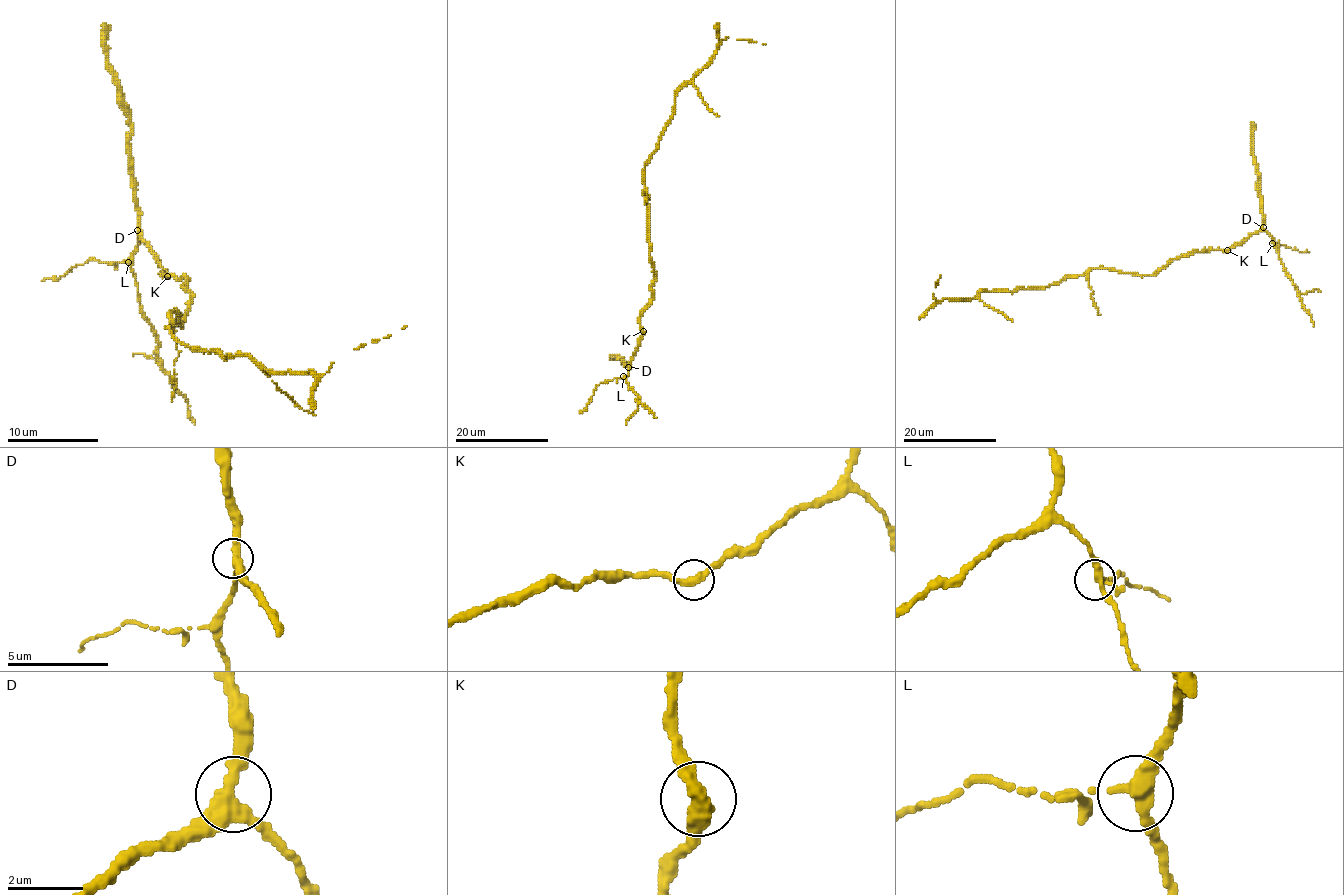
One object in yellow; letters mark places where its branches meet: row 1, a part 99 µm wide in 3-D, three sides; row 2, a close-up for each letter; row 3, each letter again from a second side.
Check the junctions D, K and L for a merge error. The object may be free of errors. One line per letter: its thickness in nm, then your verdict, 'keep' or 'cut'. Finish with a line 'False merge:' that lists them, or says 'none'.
D: 400 nm thick; keep
K: 380 nm thick; keep
L: 360 nm thick; keep
False merge: none

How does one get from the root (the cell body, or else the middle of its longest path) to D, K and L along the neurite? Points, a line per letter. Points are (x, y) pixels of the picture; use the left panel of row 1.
D: (178, 322), (183, 322), (190, 299), (183, 287), (185, 278), (163, 276), (165, 271), (158, 258), (137, 230)
K: (178, 322), (181, 324), (185, 317), (190, 294), (183, 287), (185, 278), (167, 276)
L: (178, 322), (190, 299), (185, 278), (163, 276), (158, 258), (140, 237), (128, 262)

